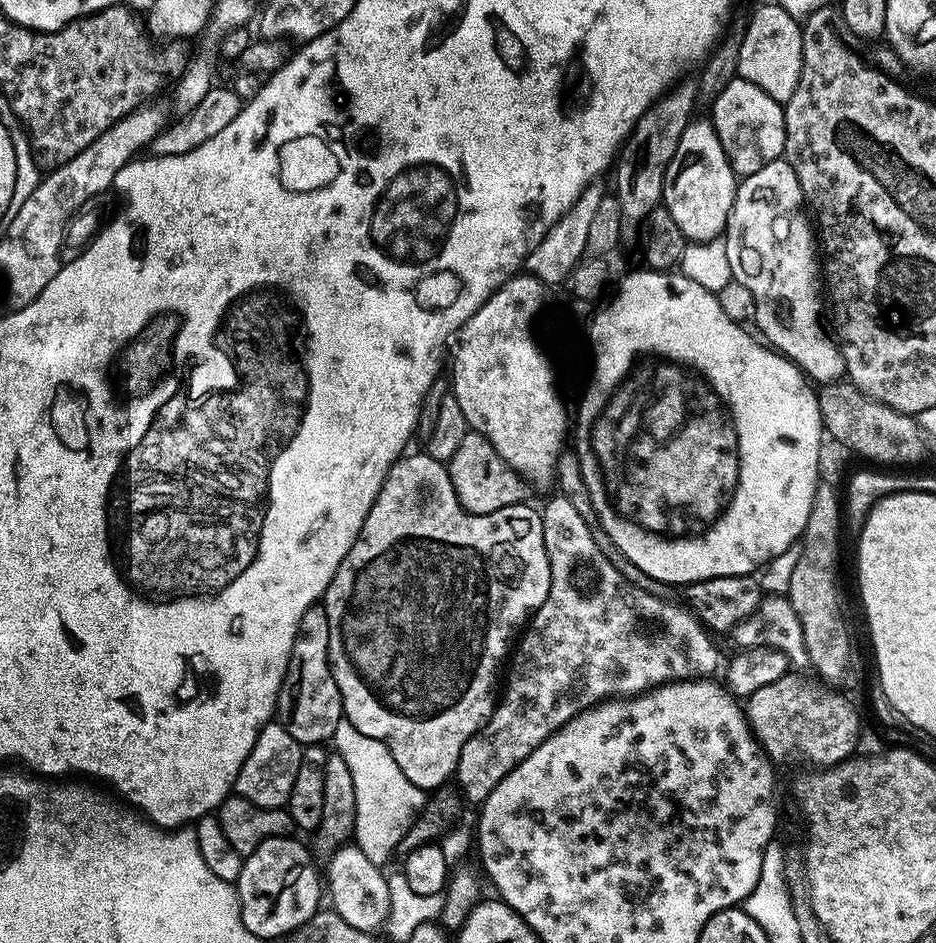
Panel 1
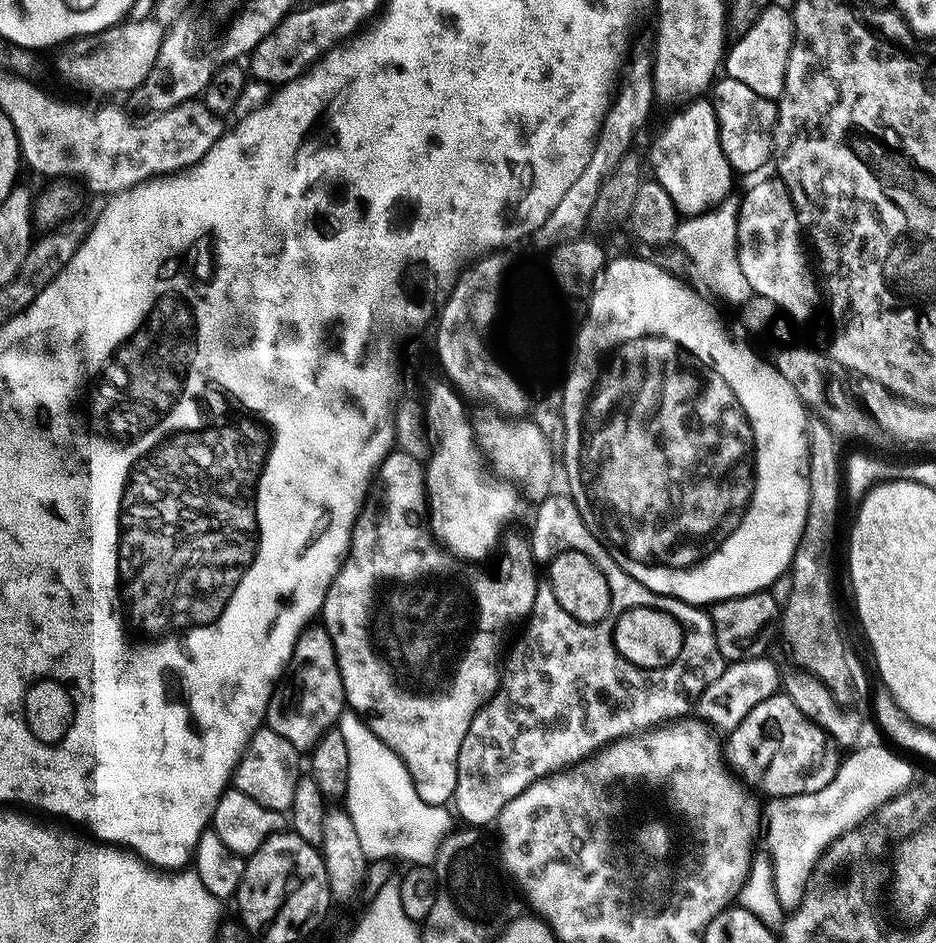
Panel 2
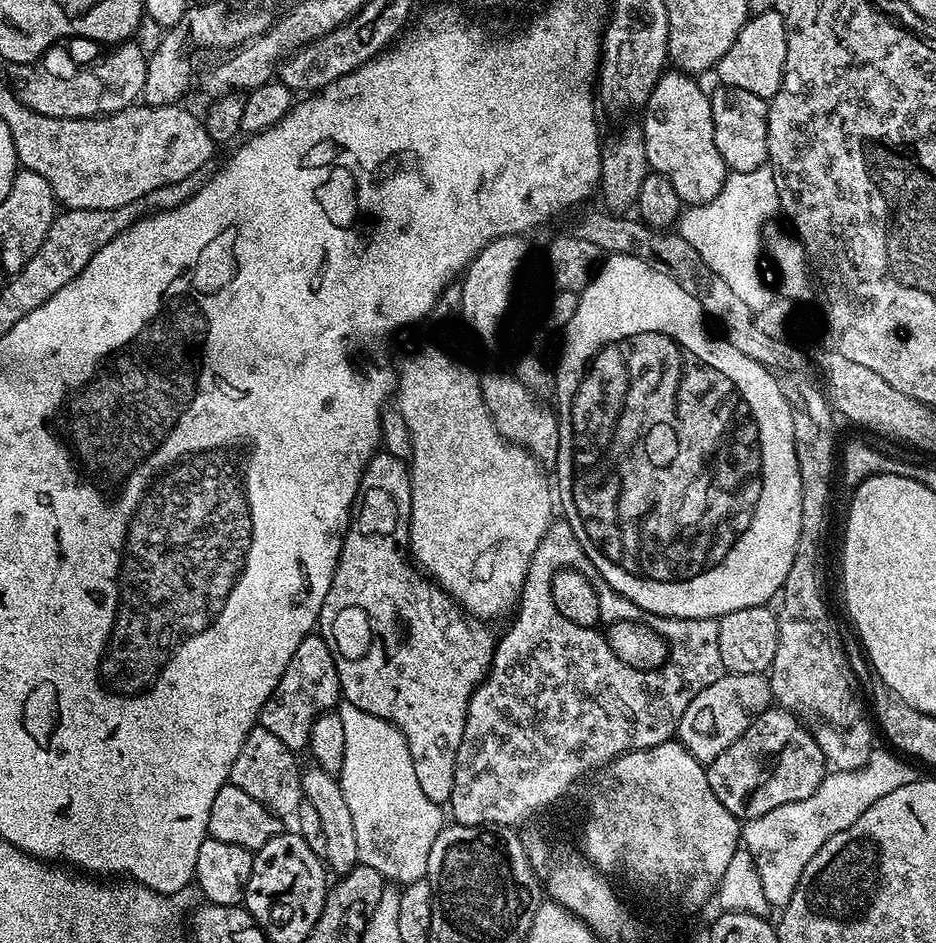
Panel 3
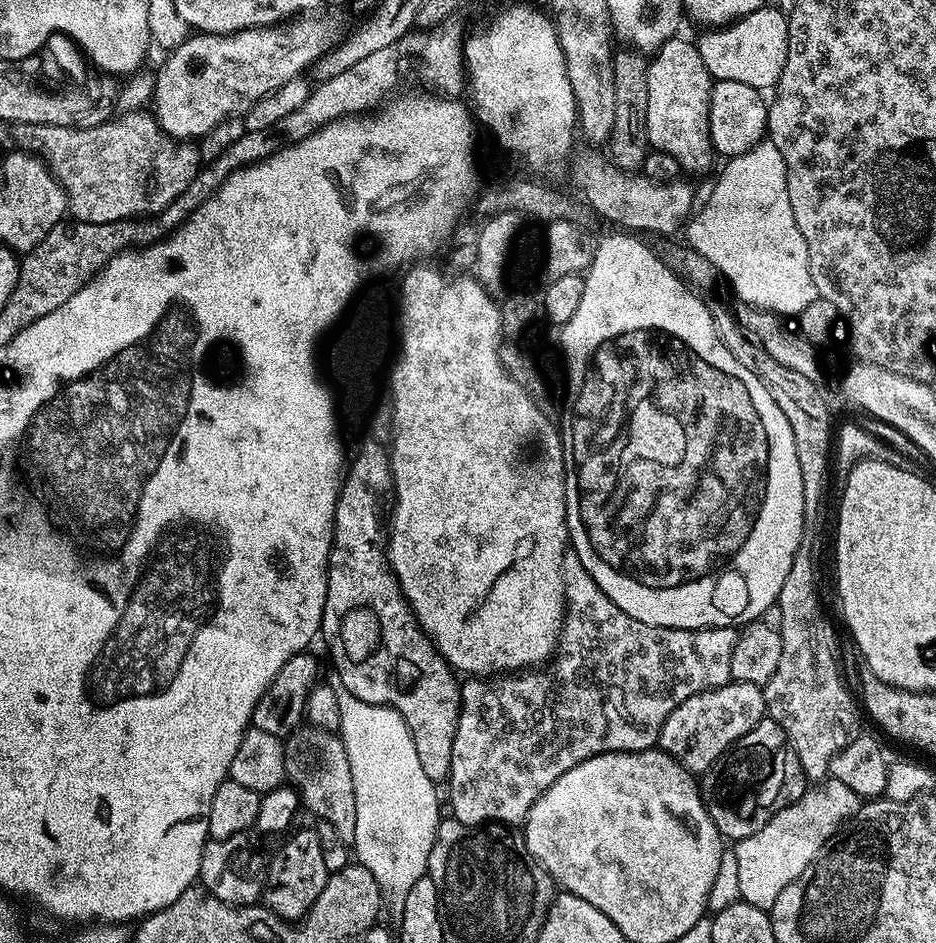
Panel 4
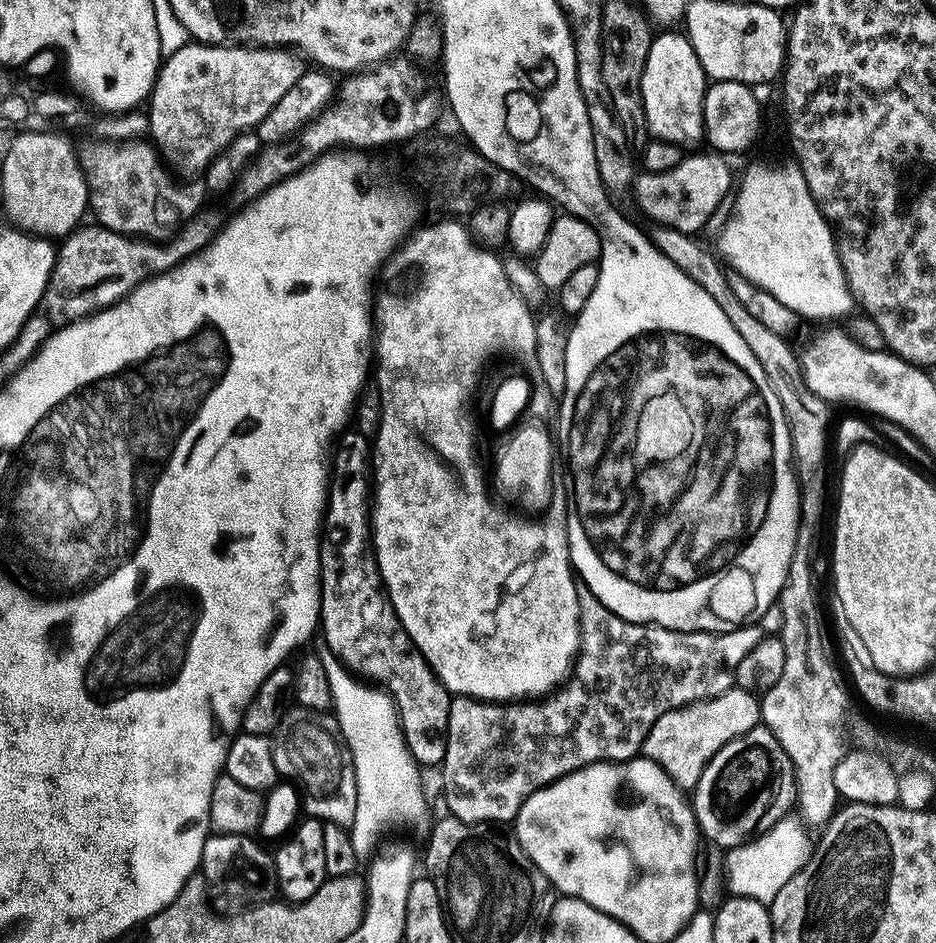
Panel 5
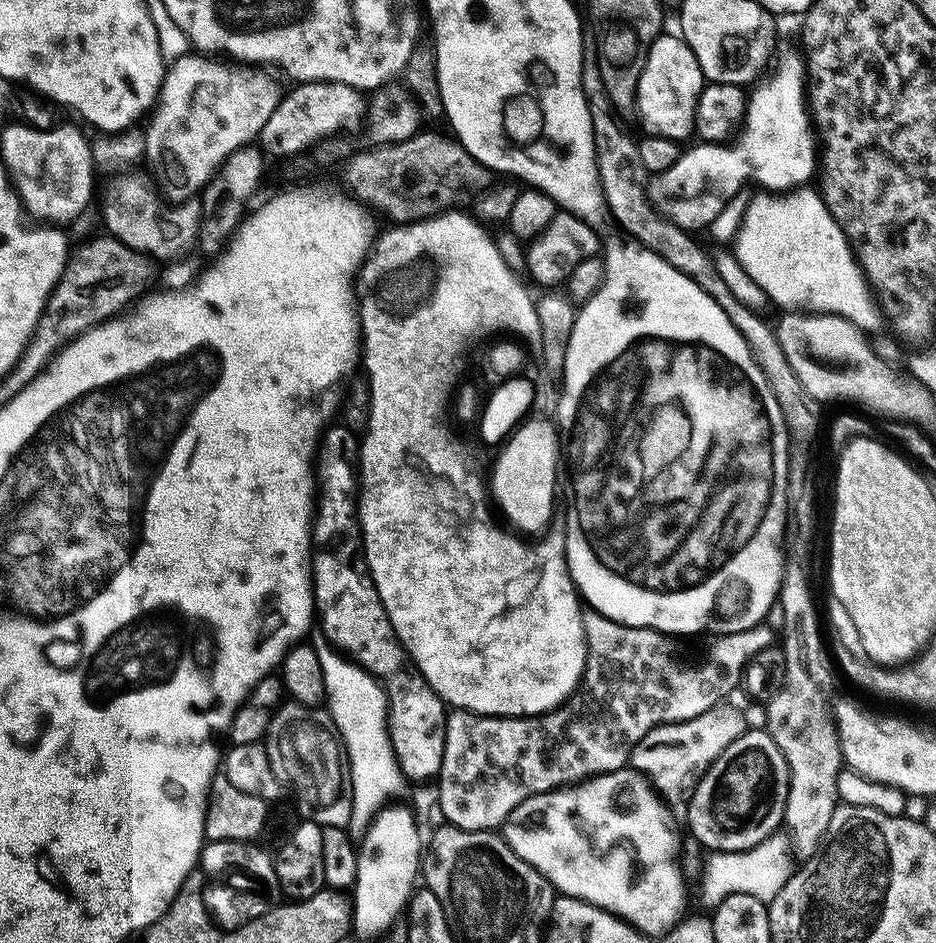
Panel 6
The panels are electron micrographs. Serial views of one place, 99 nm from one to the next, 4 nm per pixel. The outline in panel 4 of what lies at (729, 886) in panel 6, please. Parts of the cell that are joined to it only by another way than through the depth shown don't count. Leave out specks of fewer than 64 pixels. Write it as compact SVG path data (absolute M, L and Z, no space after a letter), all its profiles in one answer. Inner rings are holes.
M828 778L809 787L798 802L778 810L762 830L735 841L740 900L765 910L772 909L774 902L778 902L778 894L782 894L782 890L786 890L786 886L814 862L818 850L822 850L828 839L861 807L862 797L854 794L850 786L842 786L842 782Z

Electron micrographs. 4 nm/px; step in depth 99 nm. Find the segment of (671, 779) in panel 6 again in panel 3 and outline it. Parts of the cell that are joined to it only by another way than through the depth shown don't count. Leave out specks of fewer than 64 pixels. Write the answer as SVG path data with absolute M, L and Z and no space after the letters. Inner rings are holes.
M725 674L706 690L702 690L686 706L678 729L679 743L694 759L710 762L718 758L746 731L757 716L761 716L773 703L772 687L764 674Z

